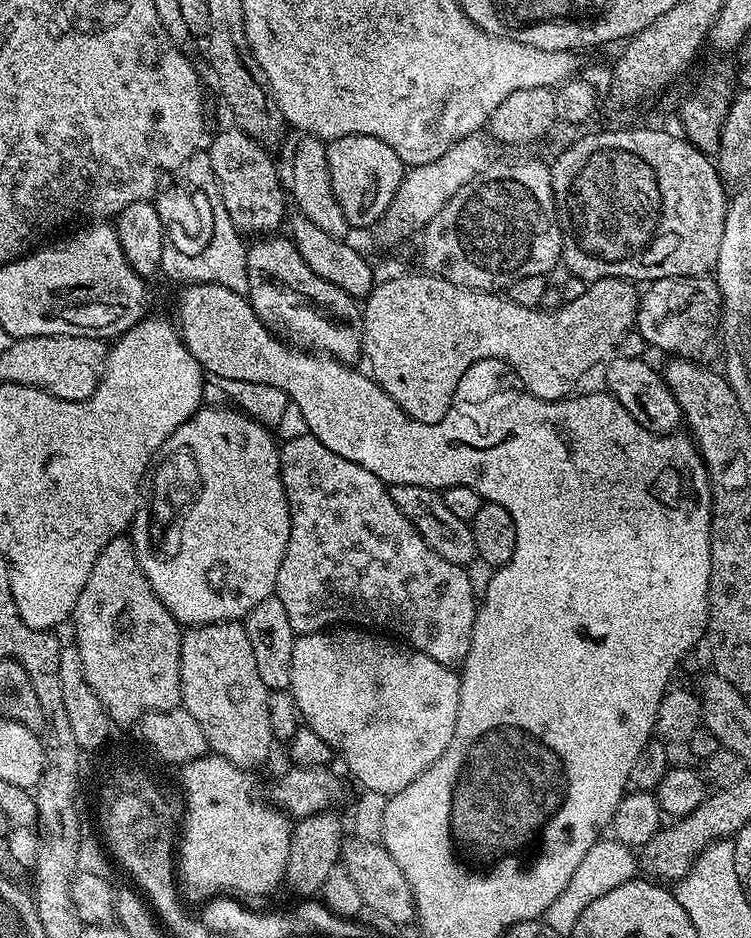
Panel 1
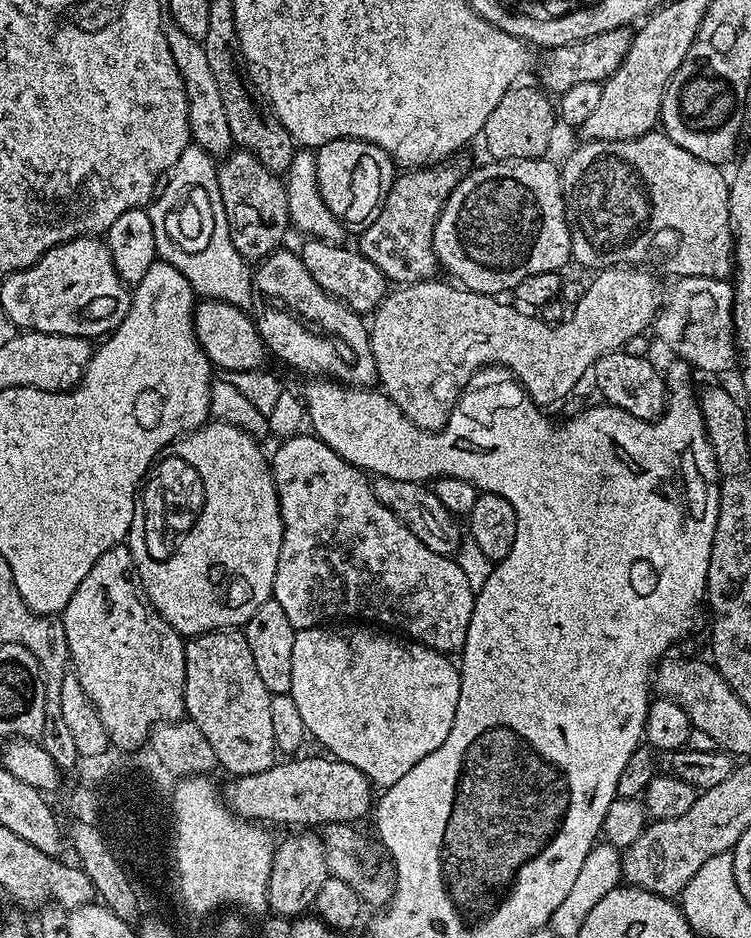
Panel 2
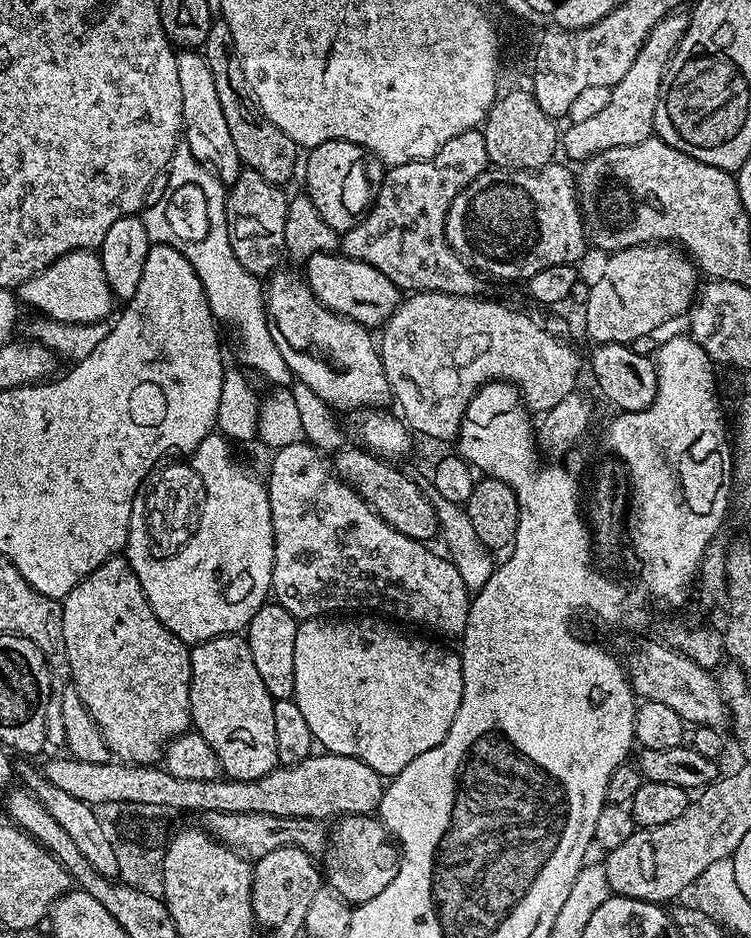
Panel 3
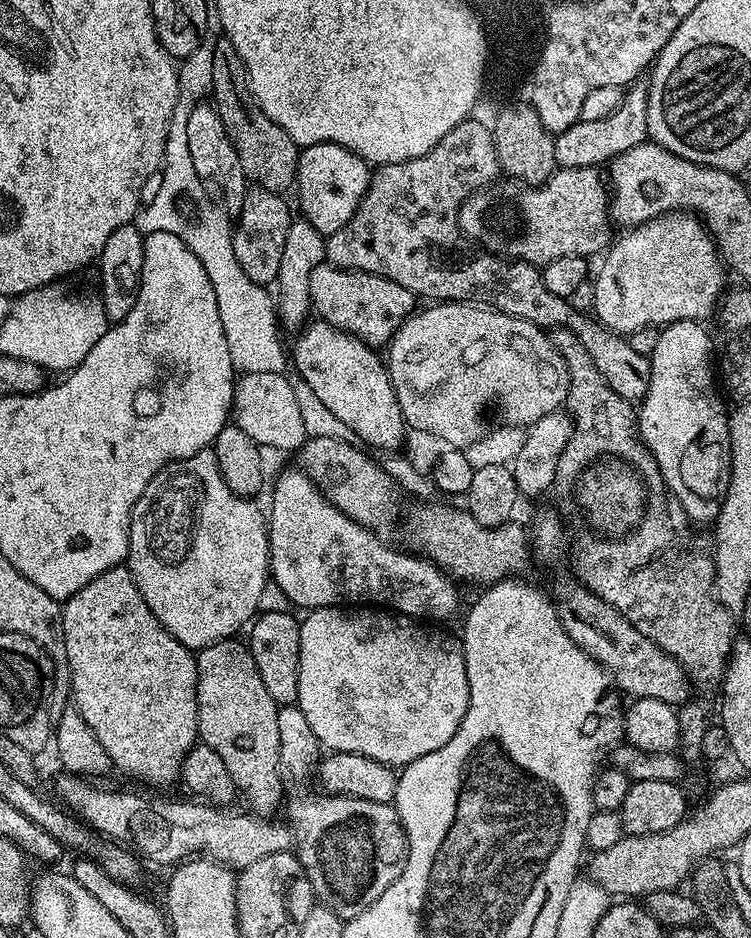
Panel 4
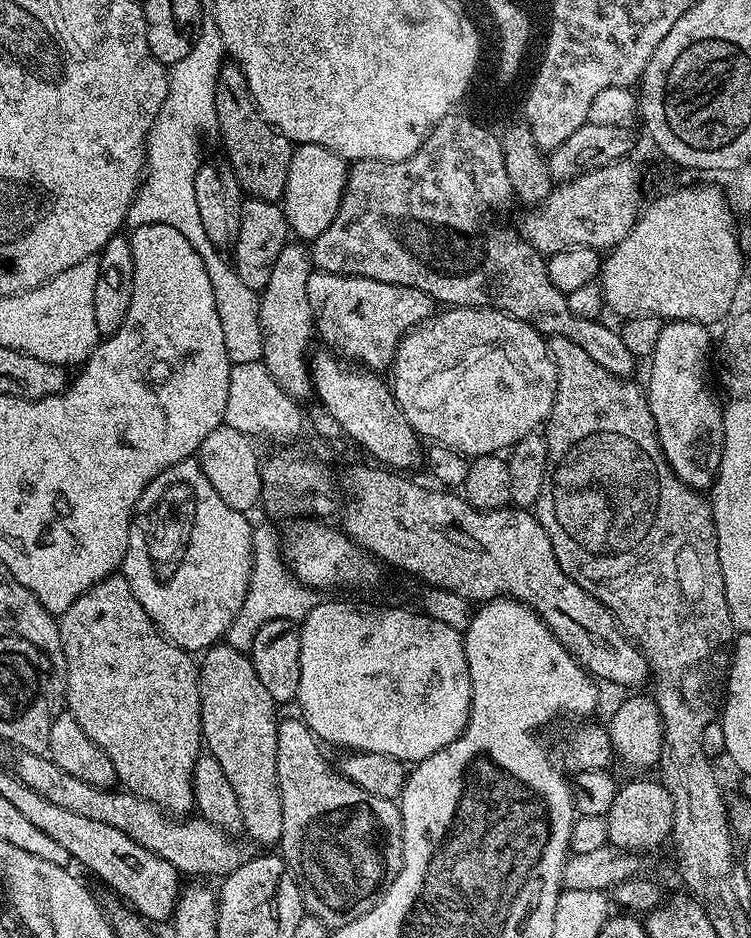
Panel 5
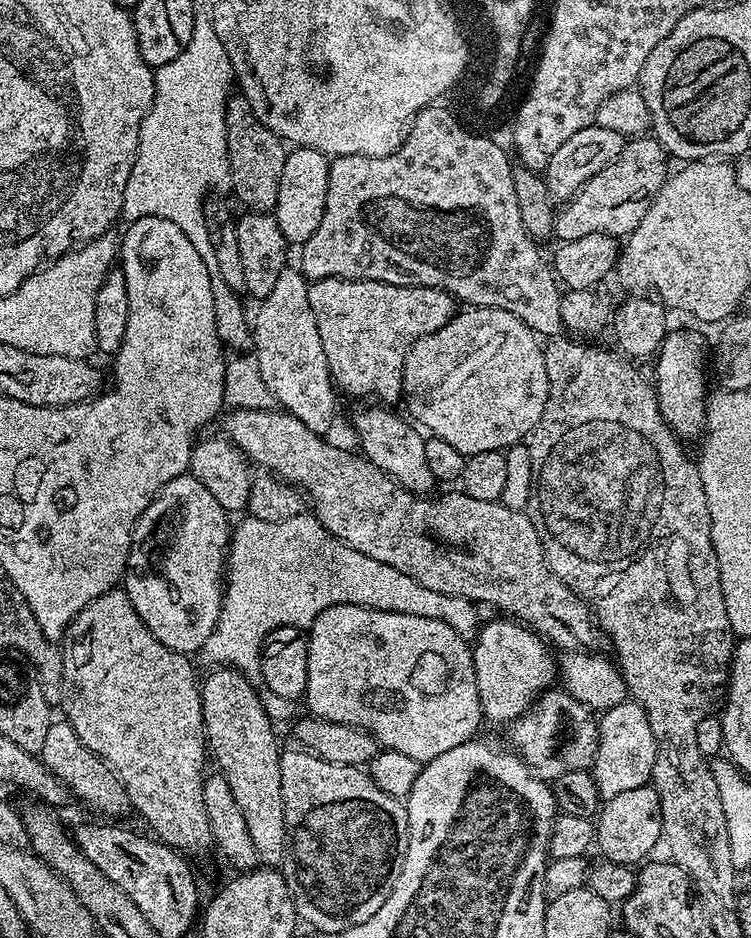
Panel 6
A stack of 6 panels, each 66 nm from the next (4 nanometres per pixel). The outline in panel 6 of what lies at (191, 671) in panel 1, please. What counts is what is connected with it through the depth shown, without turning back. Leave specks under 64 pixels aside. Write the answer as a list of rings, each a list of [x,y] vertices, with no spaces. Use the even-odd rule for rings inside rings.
[[[216,666],[211,669],[212,673],[208,677],[203,677],[200,686],[200,701],[202,702],[202,714],[204,715],[204,738],[206,741],[207,751],[216,759],[219,775],[226,778],[226,782],[230,782],[230,790],[234,794],[234,802],[238,802],[238,810],[242,810],[242,818],[246,818],[246,826],[250,829],[250,839],[254,842],[254,846],[264,850],[260,853],[260,864],[269,868],[279,869],[284,862],[284,855],[288,852],[288,827],[286,826],[286,810],[282,802],[282,770],[280,769],[280,753],[281,745],[276,745],[276,732],[274,729],[274,721],[268,716],[267,710],[264,709],[264,701],[261,693],[256,693],[256,688],[251,679],[246,677],[236,668],[226,668]],[[267,848],[276,848],[272,852],[272,856],[267,852]]]

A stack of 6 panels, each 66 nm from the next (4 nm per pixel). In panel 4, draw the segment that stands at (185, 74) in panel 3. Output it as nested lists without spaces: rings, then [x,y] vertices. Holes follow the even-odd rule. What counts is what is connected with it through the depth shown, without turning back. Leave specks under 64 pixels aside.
[[[211,103],[191,105],[186,120],[186,146],[190,150],[190,162],[194,162],[196,176],[211,199],[217,205],[225,204],[232,214],[239,213],[244,195],[250,191],[250,181],[242,170],[242,162],[238,162],[238,150],[234,150],[234,142],[230,142],[230,134],[226,134],[226,126],[222,126],[222,118]]]

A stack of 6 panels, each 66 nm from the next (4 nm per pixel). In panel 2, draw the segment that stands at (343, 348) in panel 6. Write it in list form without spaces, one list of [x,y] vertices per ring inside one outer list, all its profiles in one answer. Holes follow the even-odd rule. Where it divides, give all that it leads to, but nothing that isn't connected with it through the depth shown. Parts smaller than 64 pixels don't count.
[[[311,238],[305,239],[303,243],[304,245],[298,248],[302,266],[310,270],[310,278],[314,278],[318,286],[322,286],[327,296],[342,301],[347,308],[357,314],[375,313],[376,307],[390,291],[390,282],[384,277],[382,270],[378,270],[378,266],[370,262],[370,258],[363,256],[355,247],[327,244]]]

